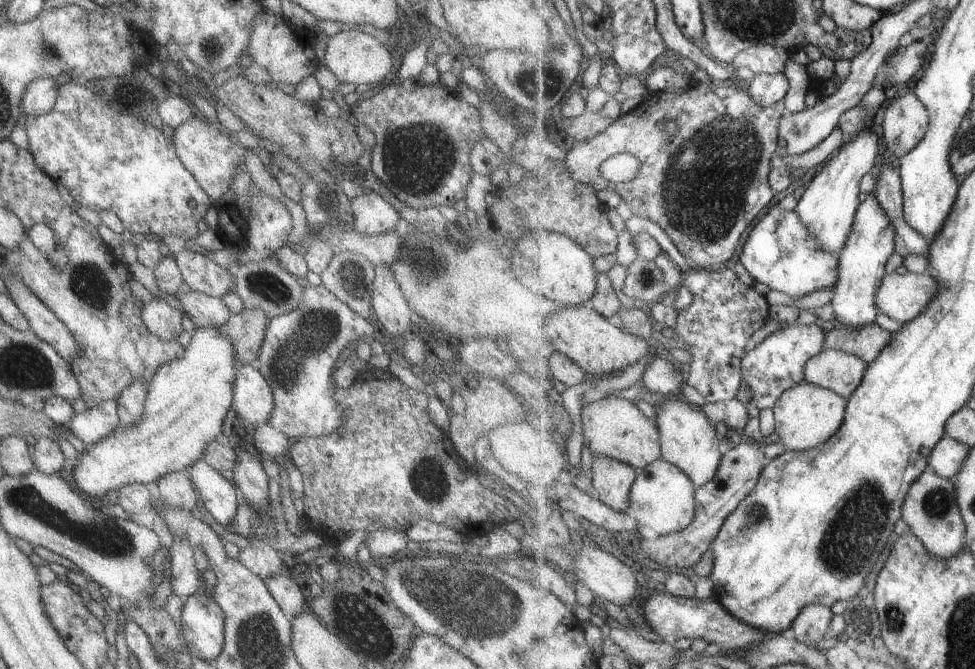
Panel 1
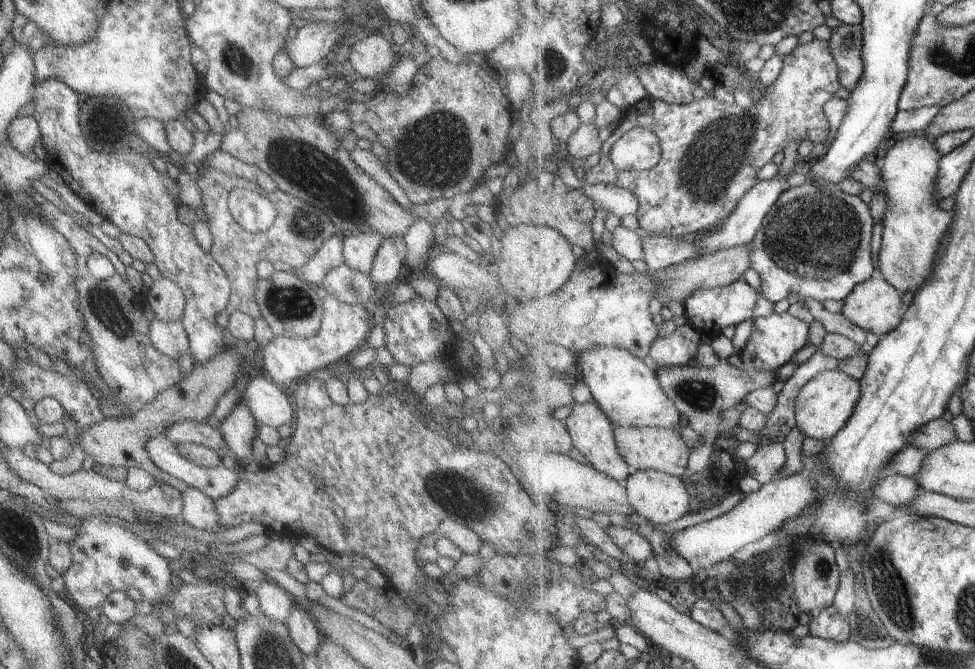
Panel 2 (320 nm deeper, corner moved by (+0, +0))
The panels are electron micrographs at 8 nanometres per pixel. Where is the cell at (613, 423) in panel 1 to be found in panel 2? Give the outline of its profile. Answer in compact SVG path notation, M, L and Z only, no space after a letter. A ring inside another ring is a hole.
M615 427L616 441L621 456L635 470L655 469L673 476L685 476L692 448L683 440L680 430L663 427Z

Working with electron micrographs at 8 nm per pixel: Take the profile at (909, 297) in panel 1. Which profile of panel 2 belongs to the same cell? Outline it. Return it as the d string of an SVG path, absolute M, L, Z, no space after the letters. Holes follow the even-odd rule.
M881 269L864 283L858 284L851 295L844 300L841 314L851 323L862 328L866 333L872 332L878 338L894 331L904 318L902 294L884 277Z

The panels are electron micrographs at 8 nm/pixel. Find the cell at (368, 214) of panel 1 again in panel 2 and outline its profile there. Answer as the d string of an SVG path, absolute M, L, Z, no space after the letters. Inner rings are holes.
M371 231L342 235L342 263L355 272L367 275L382 240L380 234Z

